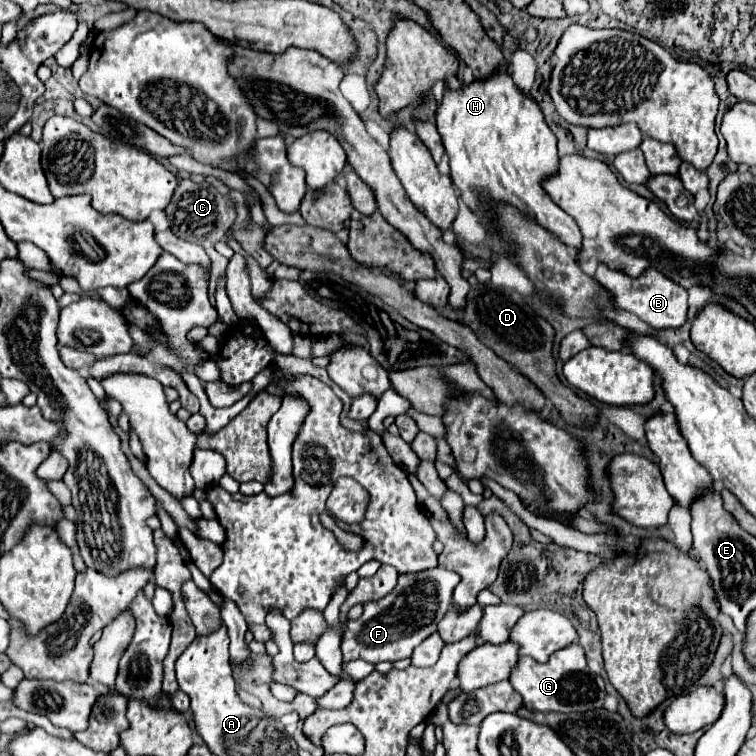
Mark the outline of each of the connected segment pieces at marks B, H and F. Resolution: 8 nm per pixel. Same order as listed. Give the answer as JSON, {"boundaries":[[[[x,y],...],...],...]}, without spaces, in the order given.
{"boundaries":[[[[598,265],[594,279],[606,287],[620,309],[634,313],[642,321],[646,321],[654,329],[666,329],[666,327],[680,327],[686,323],[686,311],[688,311],[688,291],[672,279],[664,277],[658,269],[646,269],[640,277],[628,277],[616,269],[608,269],[606,265]]],[[[498,69],[498,73],[492,73],[492,77],[484,81],[472,81],[462,89],[446,89],[442,103],[436,109],[436,127],[450,157],[450,177],[460,189],[460,199],[488,229],[494,253],[506,255],[510,247],[504,245],[492,229],[490,203],[510,203],[518,207],[572,251],[580,249],[582,235],[576,221],[542,189],[542,179],[558,169],[556,137],[550,131],[538,101],[524,95],[508,71]]],[[[444,567],[426,569],[424,573],[402,573],[398,583],[380,601],[370,601],[364,605],[364,613],[356,621],[348,621],[348,631],[342,637],[344,661],[364,659],[368,663],[398,661],[412,655],[414,647],[426,637],[436,633],[436,625],[452,605],[452,591],[460,577]]]]}

